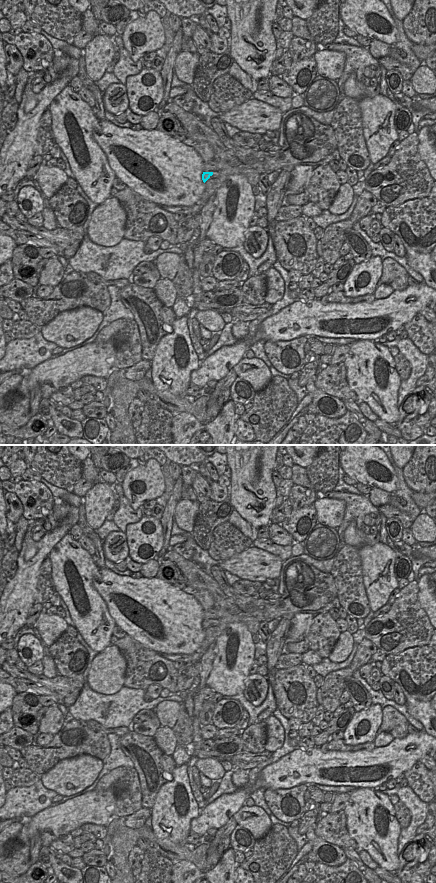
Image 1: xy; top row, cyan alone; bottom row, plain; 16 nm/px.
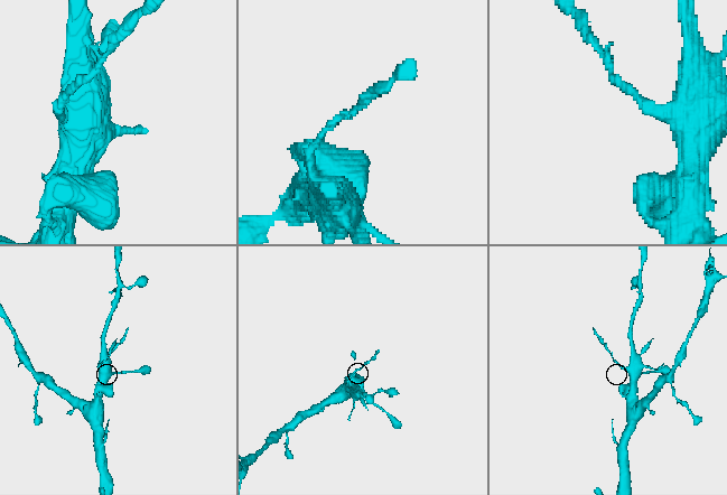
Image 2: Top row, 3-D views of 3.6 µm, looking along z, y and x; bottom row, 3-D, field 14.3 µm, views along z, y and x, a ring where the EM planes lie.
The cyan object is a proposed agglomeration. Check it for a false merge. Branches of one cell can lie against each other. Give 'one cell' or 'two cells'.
two cells

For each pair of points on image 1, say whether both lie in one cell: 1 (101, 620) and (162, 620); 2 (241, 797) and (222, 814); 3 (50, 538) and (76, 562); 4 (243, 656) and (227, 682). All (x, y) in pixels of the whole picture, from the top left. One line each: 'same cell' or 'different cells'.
1: different cells
2: same cell
3: different cells
4: same cell

